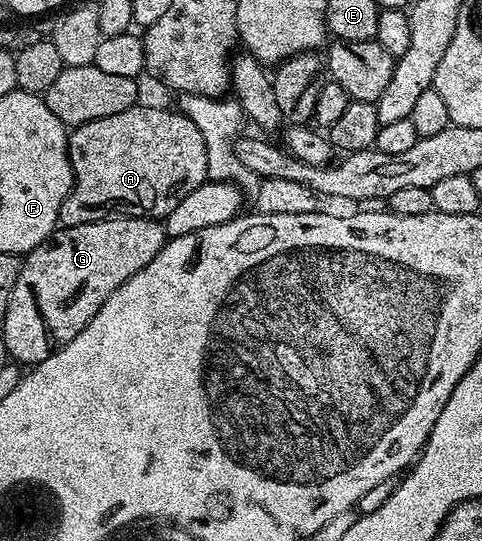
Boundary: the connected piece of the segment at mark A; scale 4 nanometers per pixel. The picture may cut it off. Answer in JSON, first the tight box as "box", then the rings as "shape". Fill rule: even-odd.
{"box":[59,104,207,226],"shape":[[[139,104],[128,108],[128,112],[116,112],[116,116],[100,116],[100,120],[88,120],[88,124],[80,124],[69,131],[68,141],[70,144],[70,163],[74,169],[74,186],[70,195],[64,200],[60,208],[59,223],[62,226],[79,226],[96,220],[104,220],[111,216],[124,218],[156,218],[162,220],[168,215],[180,200],[184,199],[193,189],[200,188],[207,181],[207,153],[205,151],[204,137],[201,136],[203,127],[197,125],[186,114],[178,110],[165,110],[162,106],[145,106]]]}

